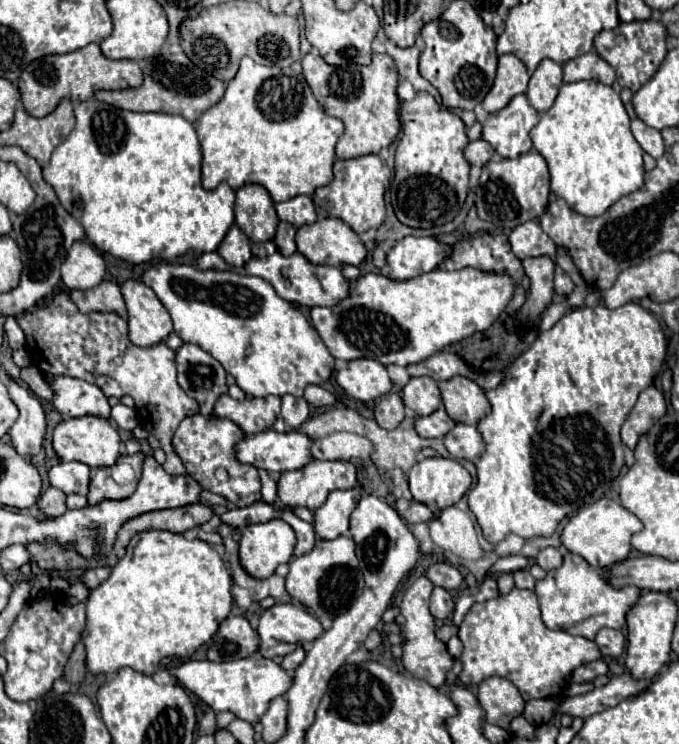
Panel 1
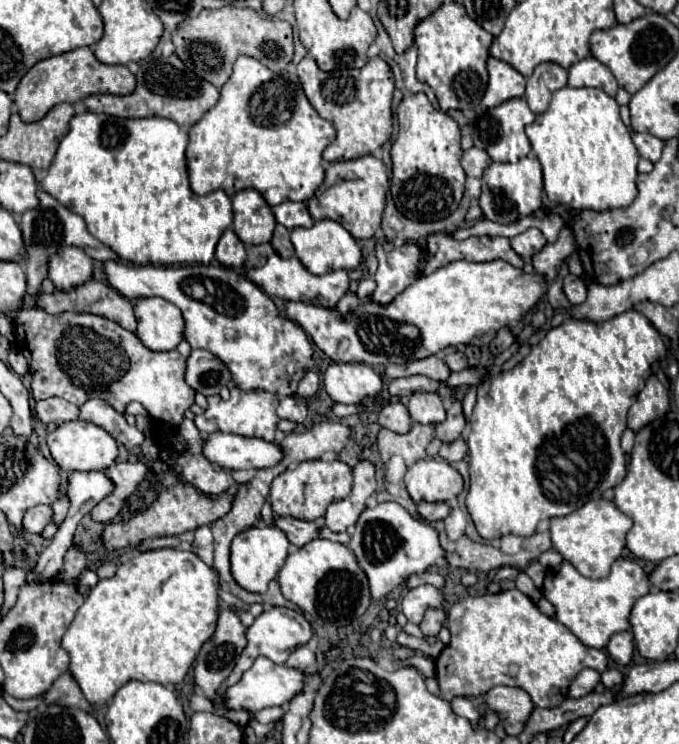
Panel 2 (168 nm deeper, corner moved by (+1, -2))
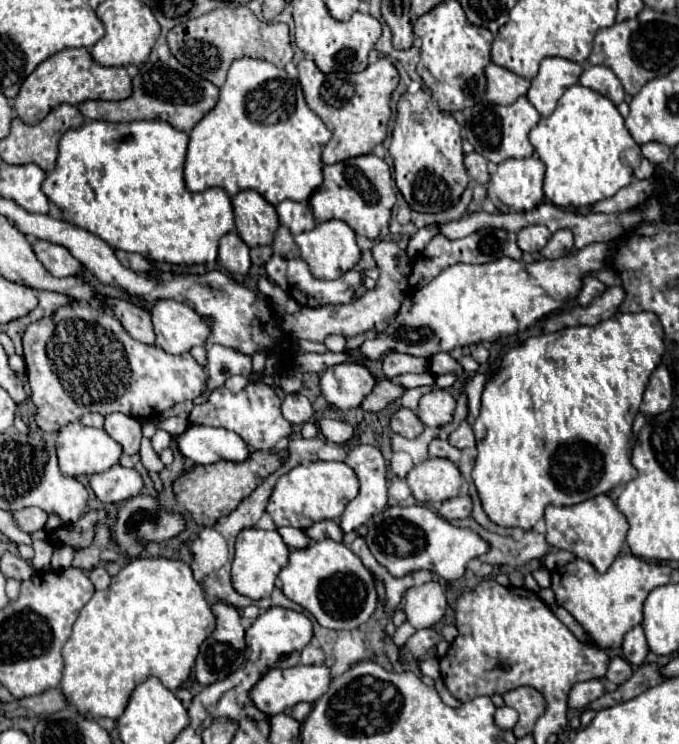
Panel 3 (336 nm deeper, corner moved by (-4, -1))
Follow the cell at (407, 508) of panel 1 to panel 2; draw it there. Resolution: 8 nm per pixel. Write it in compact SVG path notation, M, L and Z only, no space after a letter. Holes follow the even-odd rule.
M419 503L417 505L419 515L427 521L437 521L437 519L445 519L451 513L451 505L449 503Z

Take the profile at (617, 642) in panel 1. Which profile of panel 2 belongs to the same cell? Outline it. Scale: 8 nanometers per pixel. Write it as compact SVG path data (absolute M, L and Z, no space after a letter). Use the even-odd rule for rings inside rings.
M615 633L607 645L607 653L617 665L627 665L633 659L633 633Z

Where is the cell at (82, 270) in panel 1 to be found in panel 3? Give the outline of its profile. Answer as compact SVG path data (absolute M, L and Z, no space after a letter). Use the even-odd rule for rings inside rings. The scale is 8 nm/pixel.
M38 240L34 242L34 252L40 258L40 262L48 268L48 272L56 278L78 276L82 270L82 264L68 252L68 248L60 244Z

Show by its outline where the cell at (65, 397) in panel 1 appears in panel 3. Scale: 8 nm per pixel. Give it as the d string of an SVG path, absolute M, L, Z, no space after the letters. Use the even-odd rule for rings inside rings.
M120 412L104 416L104 430L124 448L126 454L136 454L140 450L142 426L136 418L124 416Z

